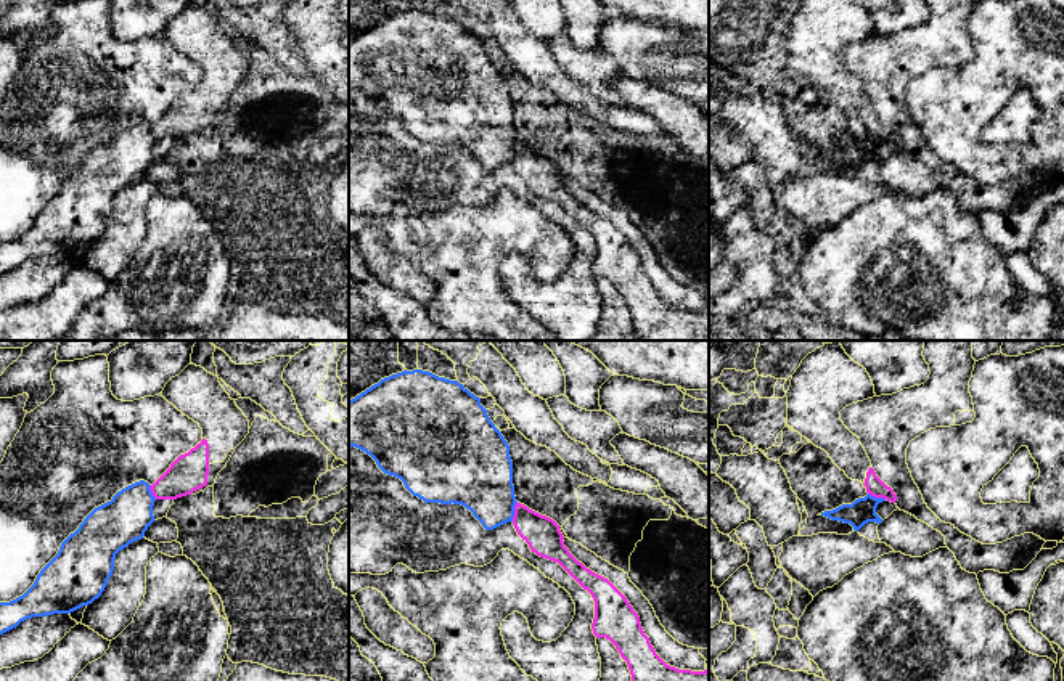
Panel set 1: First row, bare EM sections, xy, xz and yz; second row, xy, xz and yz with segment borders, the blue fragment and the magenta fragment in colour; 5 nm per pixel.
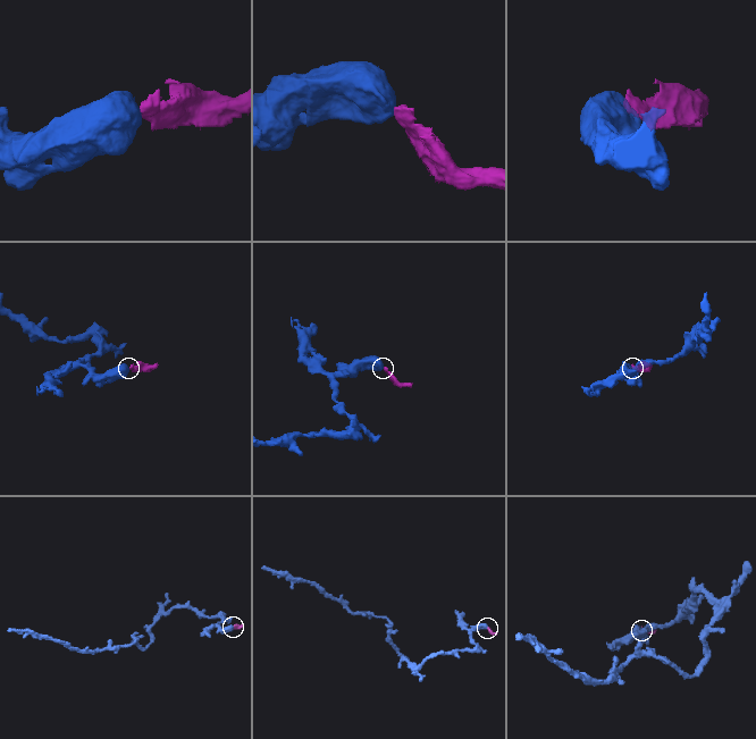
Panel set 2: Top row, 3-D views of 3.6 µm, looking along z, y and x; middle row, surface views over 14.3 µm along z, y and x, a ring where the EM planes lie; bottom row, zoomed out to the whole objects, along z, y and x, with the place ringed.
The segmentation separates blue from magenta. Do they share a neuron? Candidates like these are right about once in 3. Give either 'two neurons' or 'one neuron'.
two neurons

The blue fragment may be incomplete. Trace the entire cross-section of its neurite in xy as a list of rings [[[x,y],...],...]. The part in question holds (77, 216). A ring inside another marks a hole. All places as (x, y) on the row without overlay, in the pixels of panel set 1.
[[[145,120],[95,148],[19,238],[0,243],[0,275],[32,257],[71,254],[104,231],[116,194],[141,180],[154,162],[156,138]]]

